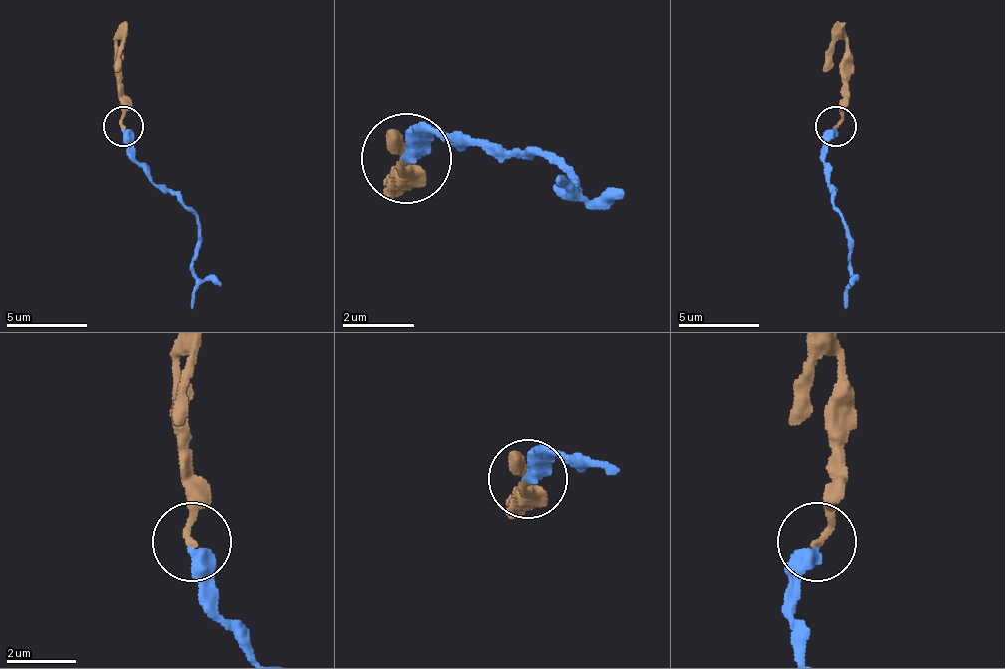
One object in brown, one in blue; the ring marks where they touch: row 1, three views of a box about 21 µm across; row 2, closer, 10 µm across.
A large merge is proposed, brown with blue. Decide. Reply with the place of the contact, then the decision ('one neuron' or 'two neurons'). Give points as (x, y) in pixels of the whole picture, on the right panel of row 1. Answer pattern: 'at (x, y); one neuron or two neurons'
at (835, 126); one neuron

